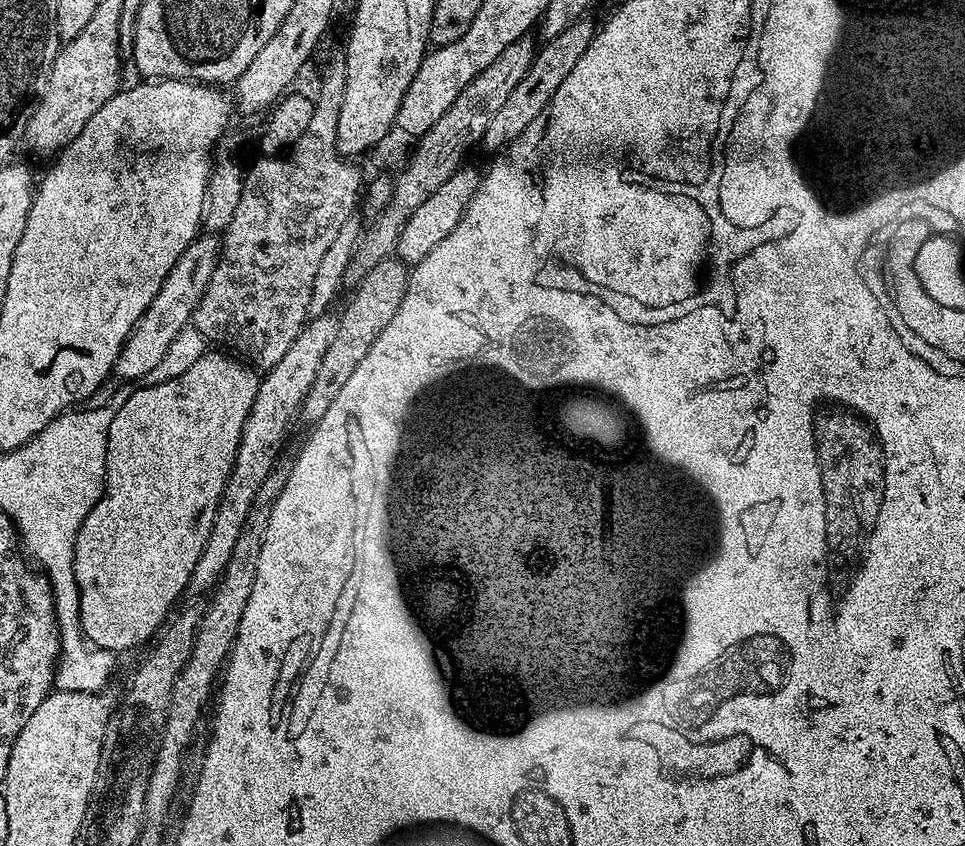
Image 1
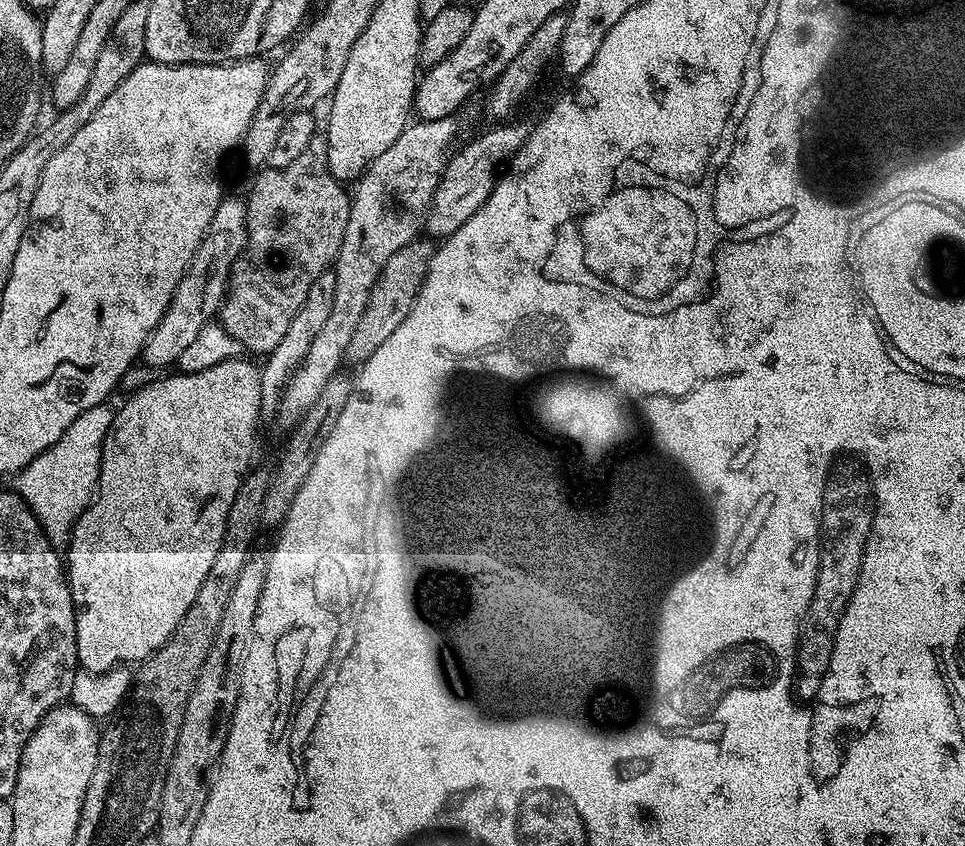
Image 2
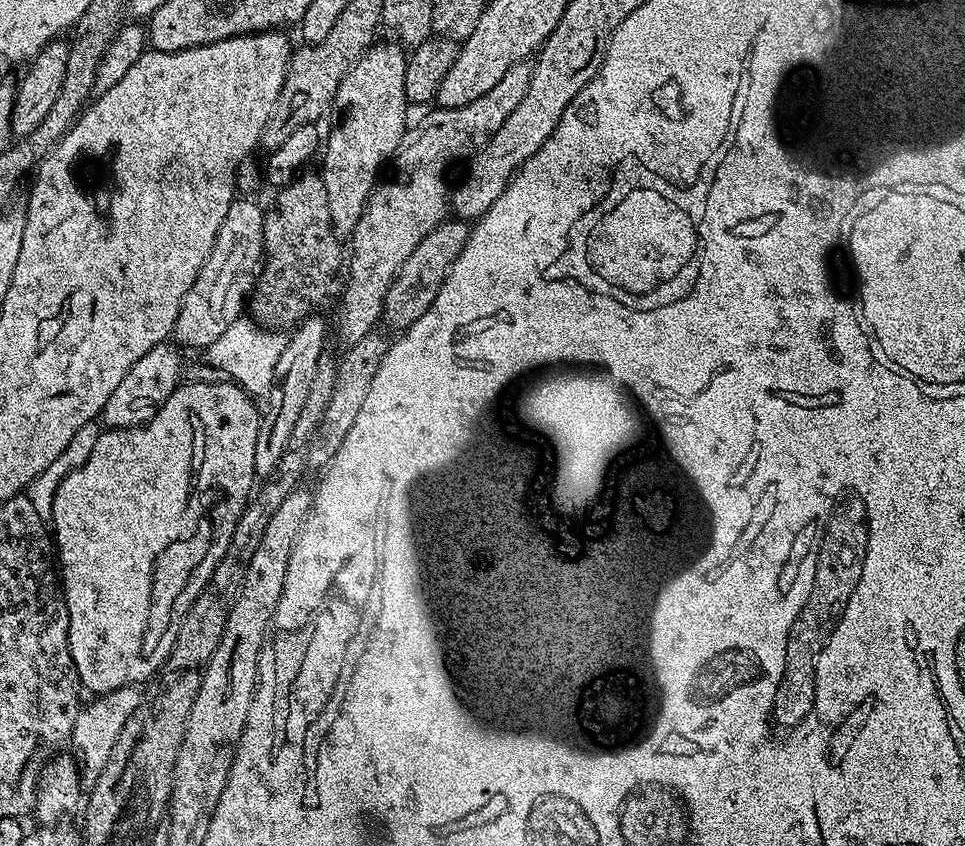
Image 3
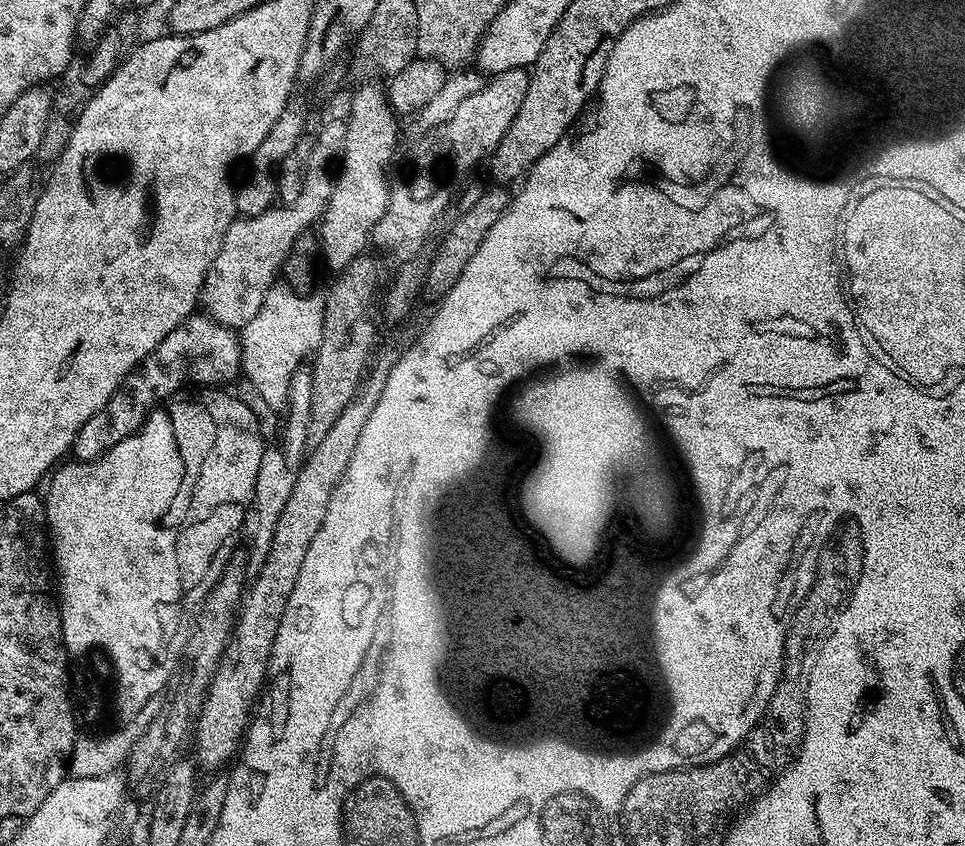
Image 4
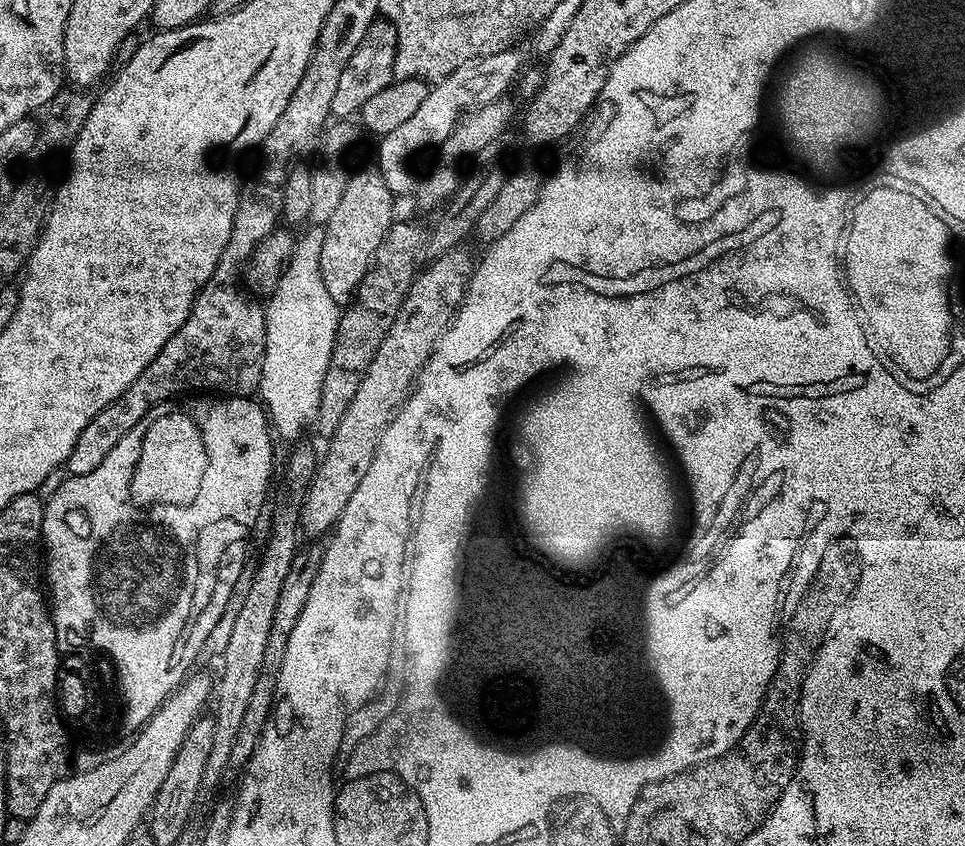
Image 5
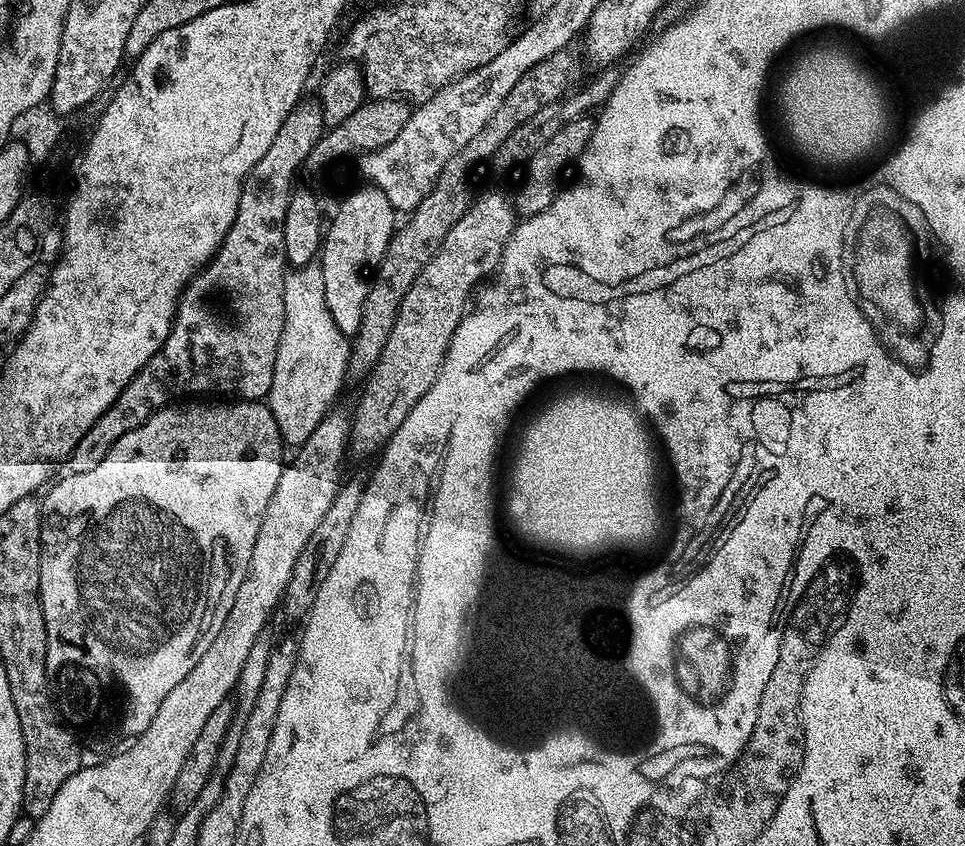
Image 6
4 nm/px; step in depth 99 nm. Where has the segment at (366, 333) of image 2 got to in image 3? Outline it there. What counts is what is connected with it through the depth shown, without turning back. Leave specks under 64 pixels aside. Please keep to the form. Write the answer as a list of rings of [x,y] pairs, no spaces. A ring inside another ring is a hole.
[[[445,218],[438,226],[434,226],[434,230],[430,230],[430,234],[426,234],[426,238],[422,238],[422,242],[418,242],[418,246],[414,246],[414,254],[402,262],[384,299],[382,320],[385,325],[388,323],[396,330],[403,330],[409,328],[419,316],[426,314],[426,310],[430,310],[434,298],[438,298],[438,290],[442,290],[442,282],[448,277],[448,271],[466,246],[469,231],[469,225],[465,221]]]

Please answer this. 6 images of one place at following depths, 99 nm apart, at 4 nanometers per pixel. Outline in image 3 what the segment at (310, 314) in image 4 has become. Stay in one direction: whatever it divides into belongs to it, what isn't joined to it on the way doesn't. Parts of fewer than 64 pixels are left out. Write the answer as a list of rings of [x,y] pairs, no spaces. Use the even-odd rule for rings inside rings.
[[[241,318],[230,322],[210,346],[203,349],[202,356],[208,359],[212,368],[225,372],[225,377],[239,384],[253,398],[267,397],[274,382],[274,366],[278,366],[278,357],[284,349],[285,333],[271,332],[271,327],[252,318]]]

